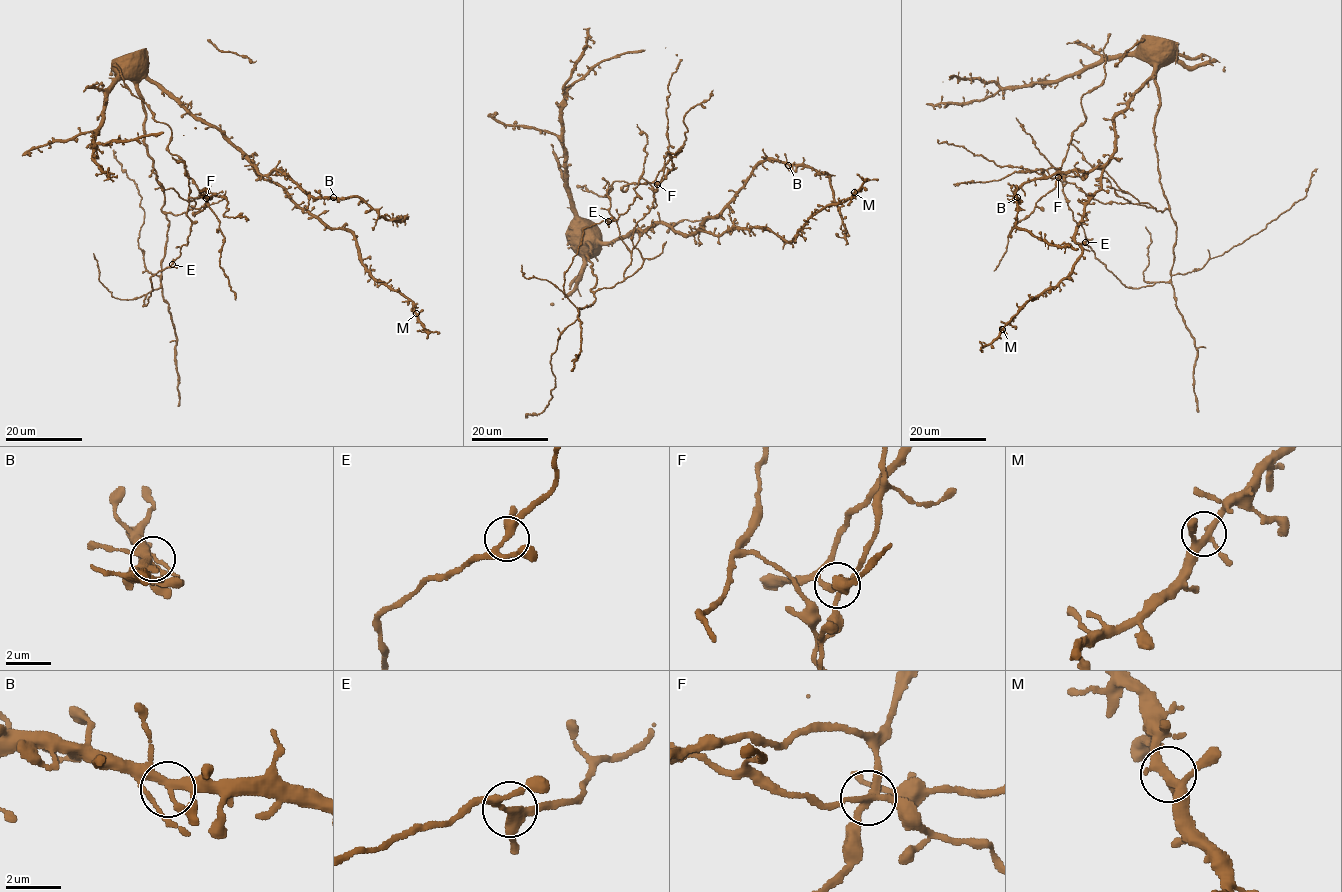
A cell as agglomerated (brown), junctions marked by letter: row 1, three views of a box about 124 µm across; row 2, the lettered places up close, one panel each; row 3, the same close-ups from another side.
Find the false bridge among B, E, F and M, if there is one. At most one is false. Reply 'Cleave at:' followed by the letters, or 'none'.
Cleave at: F

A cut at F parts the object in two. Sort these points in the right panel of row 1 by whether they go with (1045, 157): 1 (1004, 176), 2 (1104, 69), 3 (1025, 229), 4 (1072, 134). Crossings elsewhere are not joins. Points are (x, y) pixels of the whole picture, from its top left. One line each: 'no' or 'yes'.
1: no
2: no
3: yes
4: no

